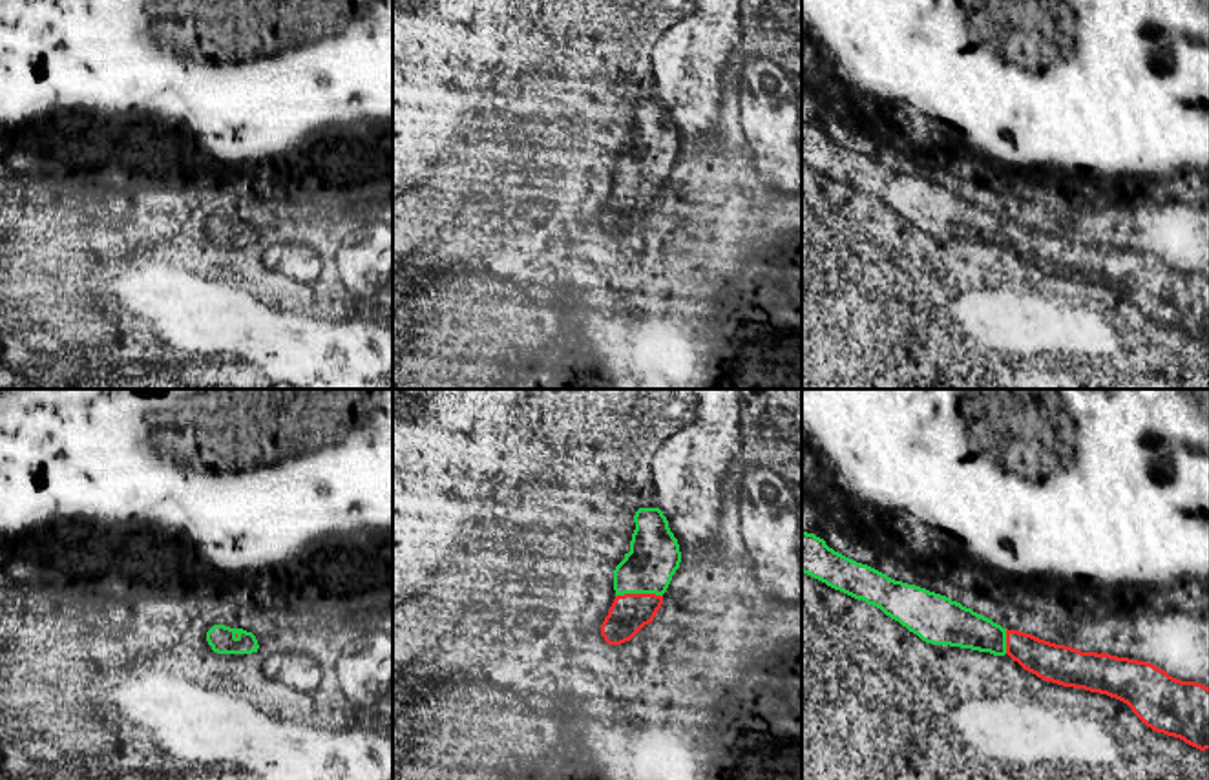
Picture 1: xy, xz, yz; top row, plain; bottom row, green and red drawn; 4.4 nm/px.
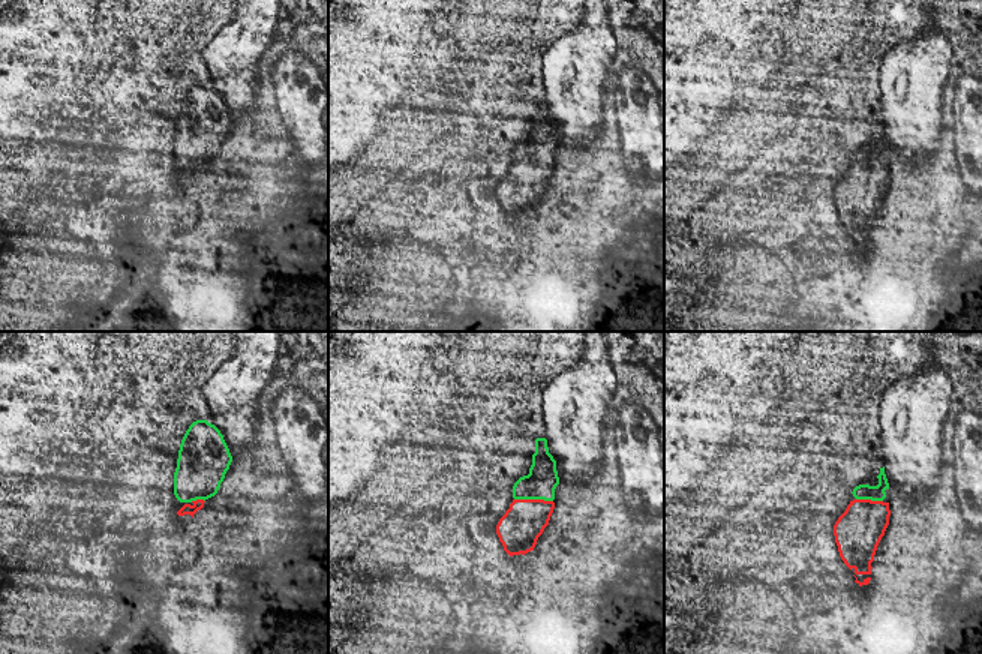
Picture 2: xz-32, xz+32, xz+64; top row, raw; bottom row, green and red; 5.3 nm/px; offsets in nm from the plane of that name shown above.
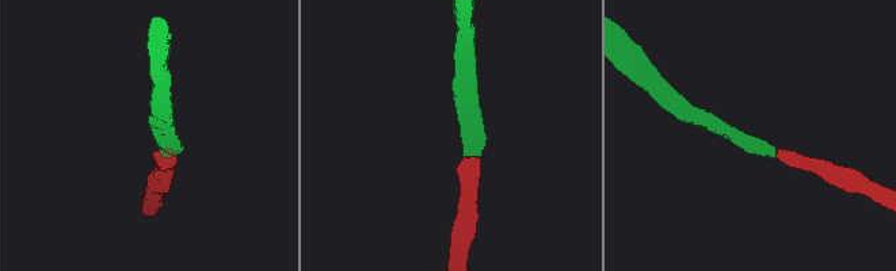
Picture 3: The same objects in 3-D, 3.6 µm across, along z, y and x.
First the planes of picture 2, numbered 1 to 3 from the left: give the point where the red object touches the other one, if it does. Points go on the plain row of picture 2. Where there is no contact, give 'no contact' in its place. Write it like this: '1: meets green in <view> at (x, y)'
1: meets green in xz-32 at (197, 162)
2: meets green in xz+32 at (534, 162)
3: meets green in xz+64 at (870, 162)

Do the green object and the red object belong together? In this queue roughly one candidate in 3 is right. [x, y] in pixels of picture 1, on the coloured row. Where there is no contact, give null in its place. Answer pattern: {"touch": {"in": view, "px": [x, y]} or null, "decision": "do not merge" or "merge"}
{"touch": {"in": "xz", "px": [638, 592]}, "decision": "merge"}

